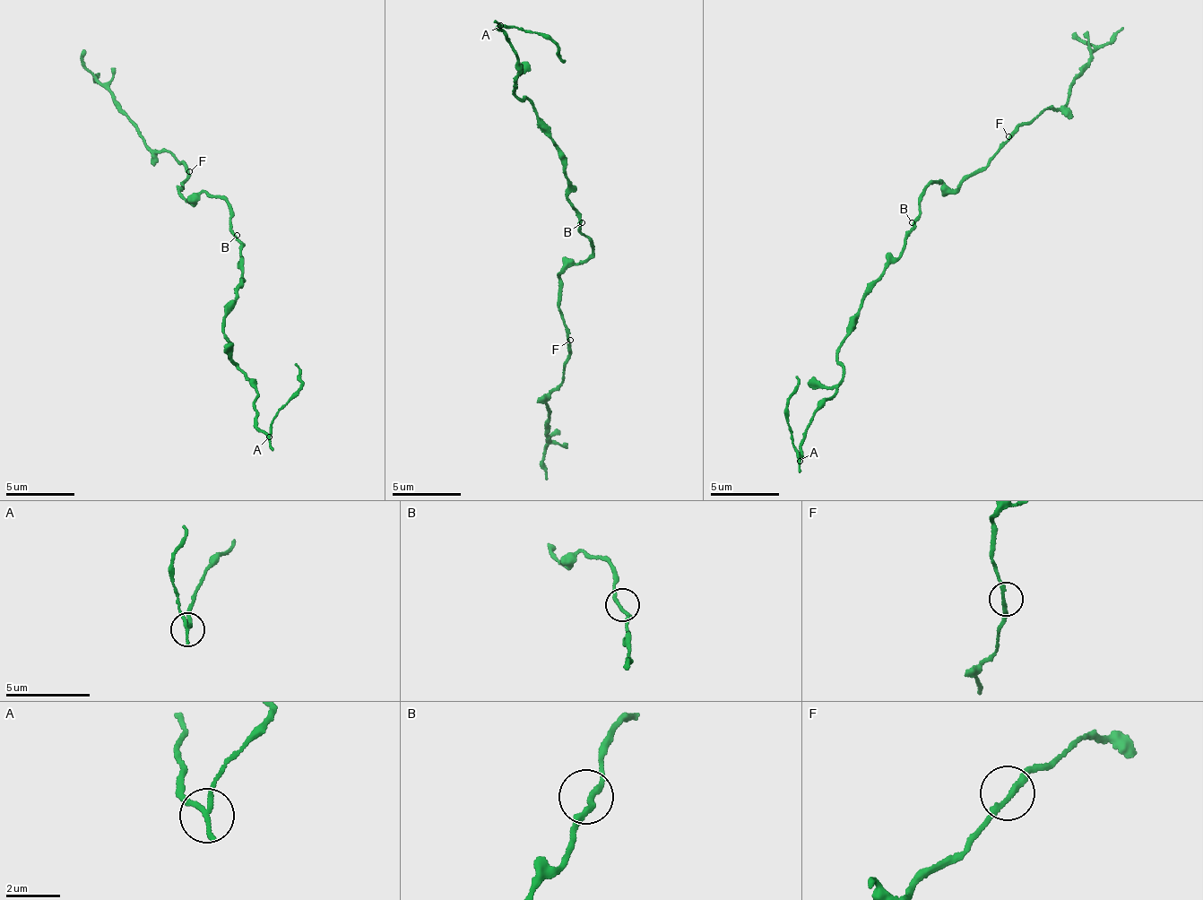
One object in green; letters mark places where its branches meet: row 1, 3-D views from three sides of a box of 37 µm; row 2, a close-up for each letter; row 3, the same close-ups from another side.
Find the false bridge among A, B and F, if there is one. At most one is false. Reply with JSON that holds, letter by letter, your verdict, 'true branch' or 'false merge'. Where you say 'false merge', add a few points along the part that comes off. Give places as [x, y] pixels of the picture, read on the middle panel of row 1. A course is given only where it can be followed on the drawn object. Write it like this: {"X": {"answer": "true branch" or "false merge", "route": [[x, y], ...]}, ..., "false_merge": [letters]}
{"A": {"answer": "false merge", "route": [[500, 26], [552, 42], [566, 60]]}, "B": {"answer": "true branch"}, "F": {"answer": "true branch"}, "false_merge": ["A"]}

